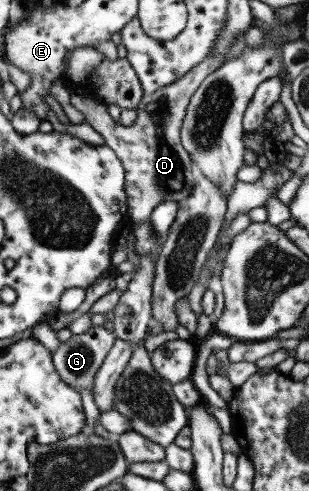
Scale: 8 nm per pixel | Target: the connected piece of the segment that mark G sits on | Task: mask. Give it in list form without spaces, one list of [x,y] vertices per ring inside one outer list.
[[[92,326],[83,334],[73,334],[51,353],[55,372],[63,383],[77,392],[93,392],[93,379],[115,340],[103,326]]]

